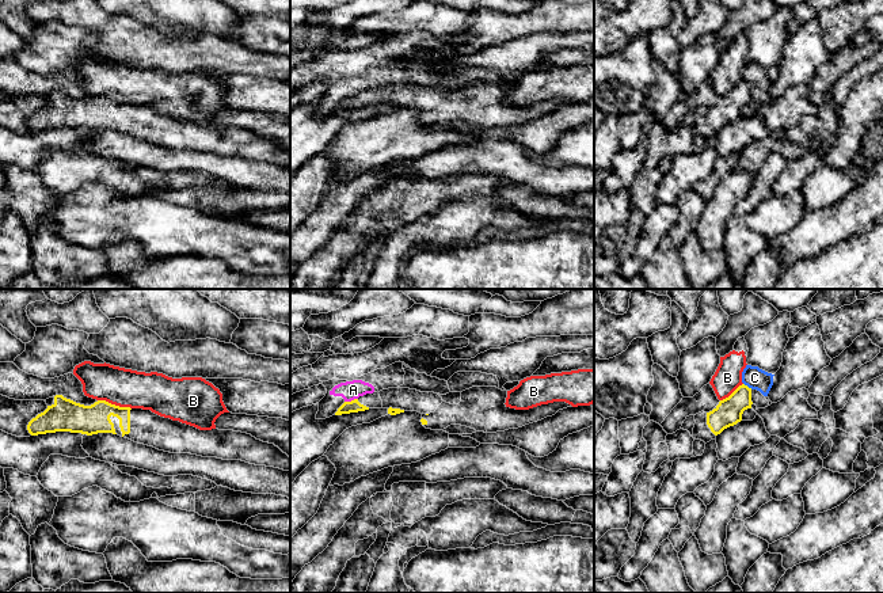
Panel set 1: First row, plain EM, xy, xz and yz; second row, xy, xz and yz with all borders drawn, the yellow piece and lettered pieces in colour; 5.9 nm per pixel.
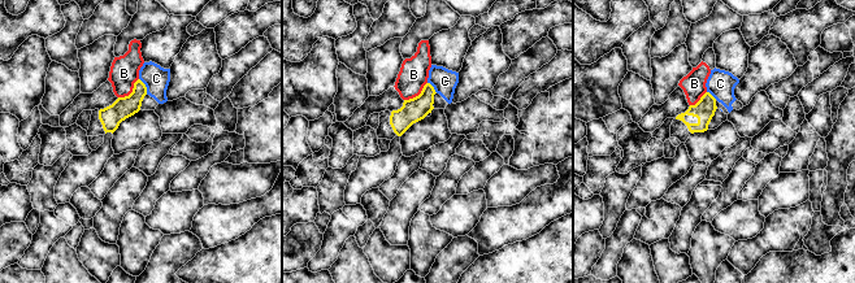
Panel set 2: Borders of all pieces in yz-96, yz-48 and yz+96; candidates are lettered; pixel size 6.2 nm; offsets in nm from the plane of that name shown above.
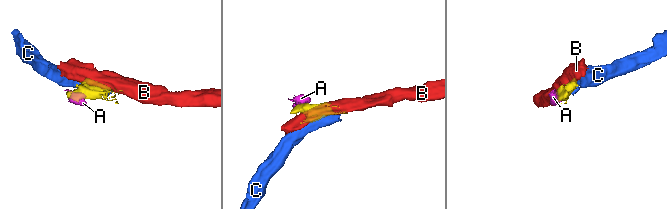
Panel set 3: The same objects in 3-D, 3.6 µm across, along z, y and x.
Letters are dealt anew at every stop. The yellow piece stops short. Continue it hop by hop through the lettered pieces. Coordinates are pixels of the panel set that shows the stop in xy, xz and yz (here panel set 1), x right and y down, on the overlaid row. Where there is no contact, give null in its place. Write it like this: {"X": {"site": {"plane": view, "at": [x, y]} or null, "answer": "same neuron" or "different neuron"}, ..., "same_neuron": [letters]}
{"A": {"site": {"plane": "xz", "at": [351, 400]}, "answer": "different neuron"}, "B": {"site": {"plane": "xy", "at": [114, 405]}, "answer": "different neuron"}, "C": {"site": {"plane": "yz", "at": [746, 386]}, "answer": "different neuron"}, "same_neuron": []}

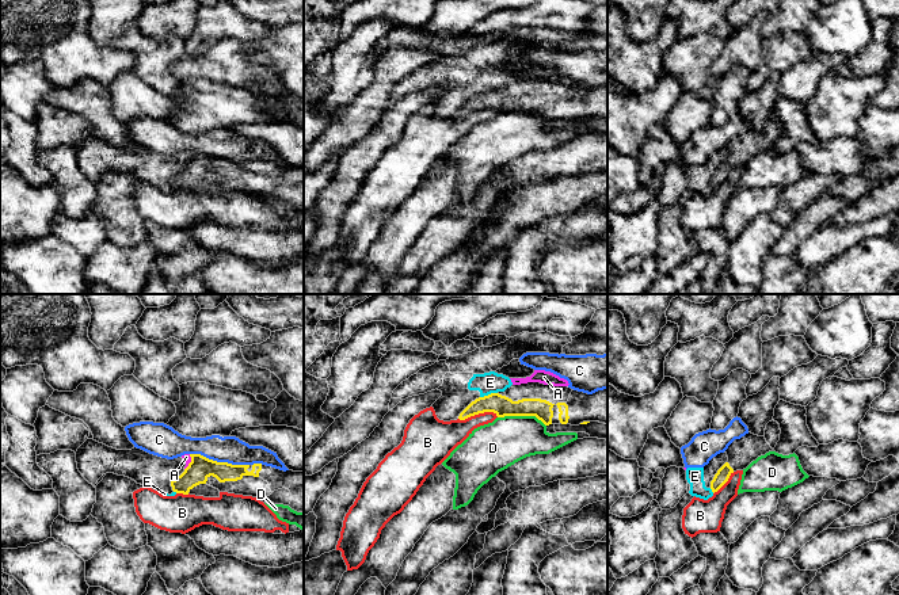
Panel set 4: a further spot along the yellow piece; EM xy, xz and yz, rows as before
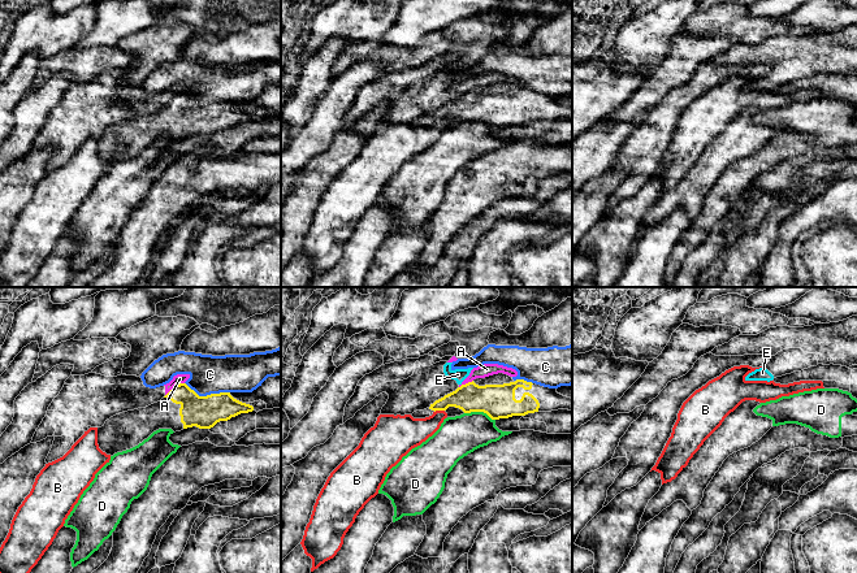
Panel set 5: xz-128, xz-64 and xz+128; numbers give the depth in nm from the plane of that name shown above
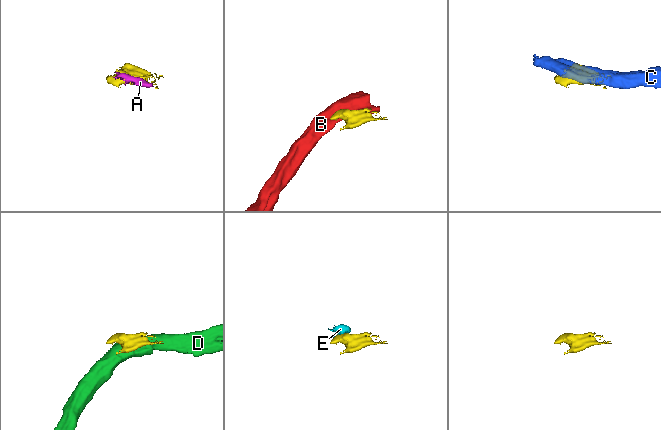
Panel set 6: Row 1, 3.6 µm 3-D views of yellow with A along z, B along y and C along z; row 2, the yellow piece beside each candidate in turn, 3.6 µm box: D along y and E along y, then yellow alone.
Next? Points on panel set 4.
{"A": {"site": {"plane": "xy", "at": [190, 462]}, "answer": "different neuron"}, "B": {"site": {"plane": "xz", "at": [477, 414]}, "answer": "different neuron"}, "C": {"site": {"plane": "xy", "at": [220, 462]}, "answer": "different neuron"}, "D": {"site": {"plane": "xz", "at": [522, 415]}, "answer": "different neuron"}, "E": {"site": {"plane": "xz", "at": [488, 395]}, "answer": "different neuron"}, "same_neuron": []}

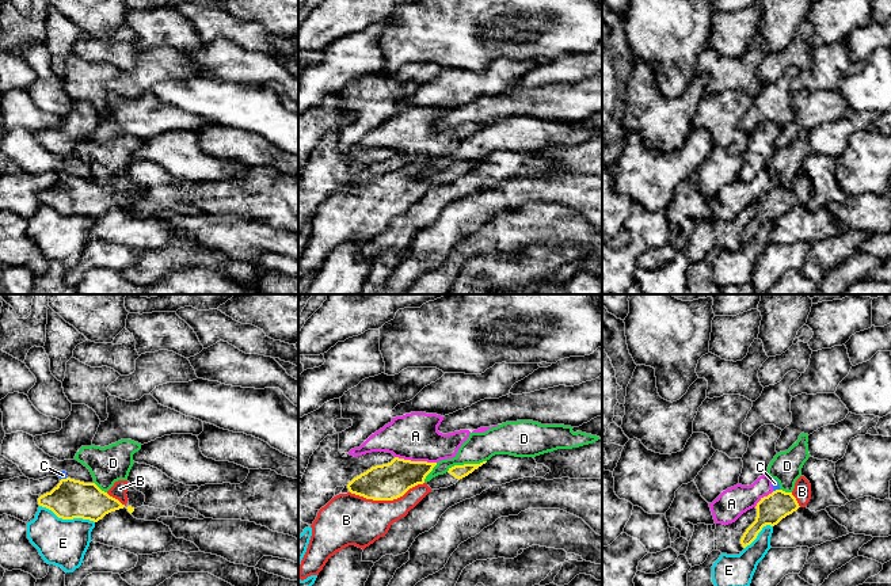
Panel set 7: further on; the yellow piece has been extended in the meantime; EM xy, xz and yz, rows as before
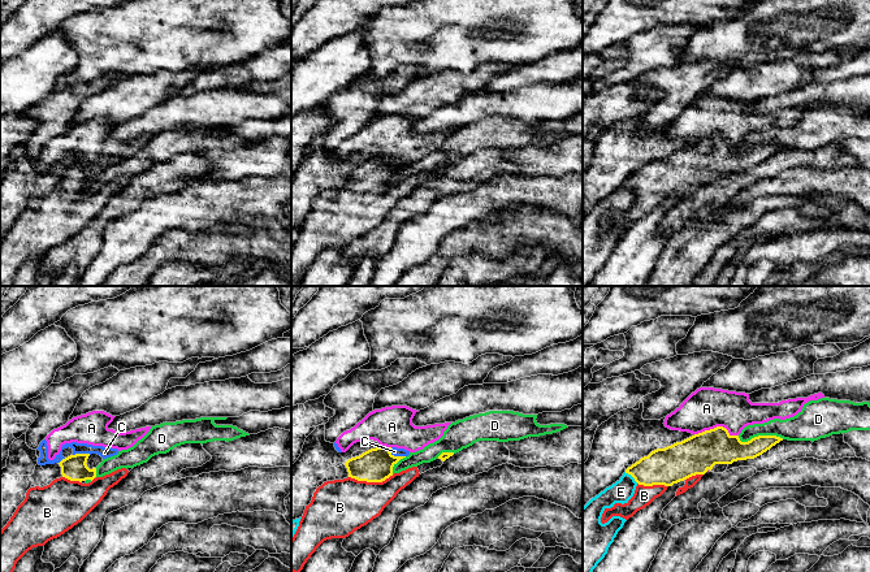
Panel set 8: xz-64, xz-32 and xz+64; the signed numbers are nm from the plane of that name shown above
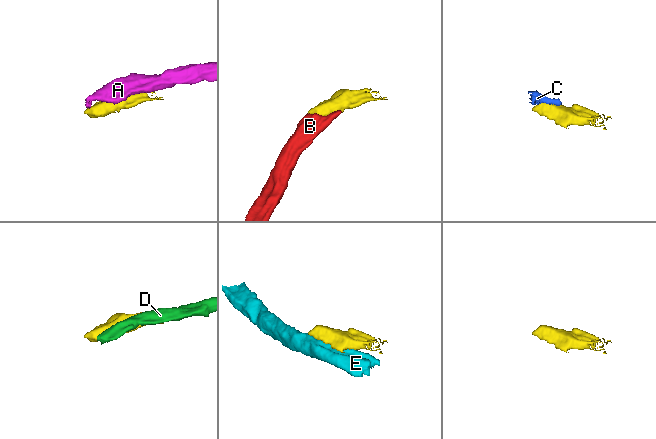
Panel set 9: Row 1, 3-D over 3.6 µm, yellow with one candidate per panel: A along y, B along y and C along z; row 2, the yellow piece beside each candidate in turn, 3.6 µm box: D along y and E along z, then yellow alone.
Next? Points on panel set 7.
{"A": {"site": {"plane": "xz", "at": [415, 461]}, "answer": "different neuron"}, "B": {"site": {"plane": "xz", "at": [387, 499]}, "answer": "same neuron"}, "C": {"site": {"plane": "xy", "at": [63, 479]}, "answer": "different neuron"}, "D": {"site": {"plane": "xz", "at": [465, 464]}, "answer": "different neuron"}, "E": {"site": {"plane": "xy", "at": [67, 518]}, "answer": "different neuron"}, "same_neuron": ["B"]}

